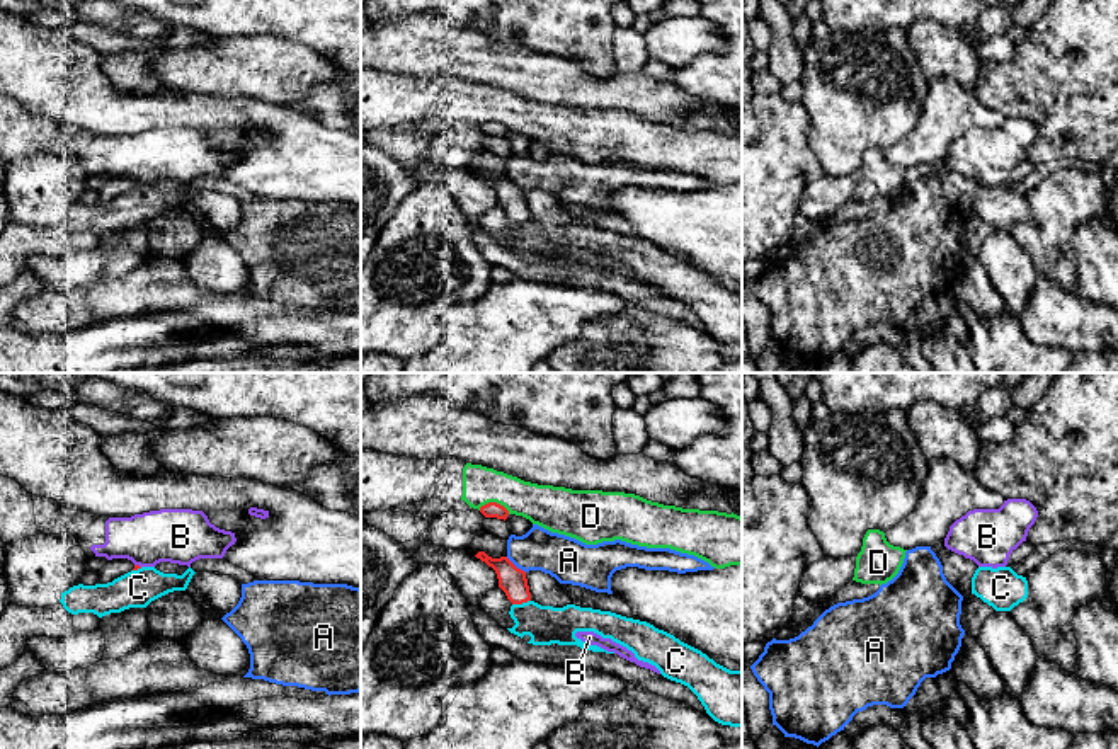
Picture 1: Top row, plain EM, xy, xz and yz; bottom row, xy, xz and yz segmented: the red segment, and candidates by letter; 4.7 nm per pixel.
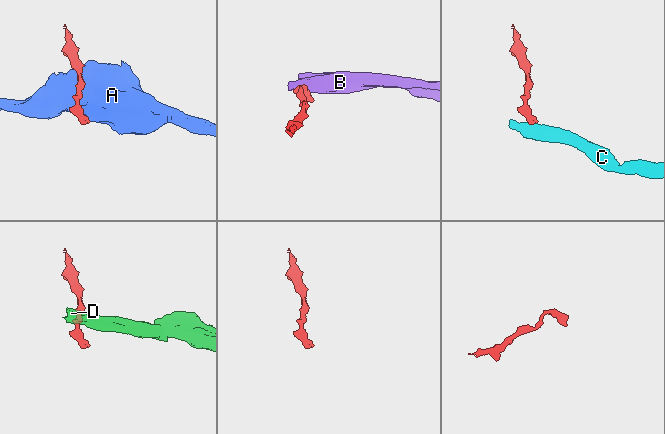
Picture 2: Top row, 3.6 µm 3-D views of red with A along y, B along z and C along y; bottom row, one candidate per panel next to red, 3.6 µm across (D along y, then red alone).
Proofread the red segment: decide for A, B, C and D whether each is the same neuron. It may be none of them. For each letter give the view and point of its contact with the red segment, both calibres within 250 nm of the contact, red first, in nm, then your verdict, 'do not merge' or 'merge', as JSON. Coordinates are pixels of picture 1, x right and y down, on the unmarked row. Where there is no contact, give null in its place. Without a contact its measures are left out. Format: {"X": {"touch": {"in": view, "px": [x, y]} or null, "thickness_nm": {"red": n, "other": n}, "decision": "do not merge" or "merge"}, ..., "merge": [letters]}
{"A": {"touch": {"in": "xz", "px": [514, 184]}, "thickness_nm": {"red": 130, "other": 200}, "decision": "do not merge"}, "B": {"touch": {"in": "xy", "px": [138, 184]}, "thickness_nm": {"red": 20, "other": 260}, "decision": "do not merge"}, "C": {"touch": {"in": "xz", "px": [521, 222]}, "thickness_nm": {"red": 130, "other": 180}, "decision": "do not merge"}, "D": {"touch": {"in": "xz", "px": [494, 121]}, "thickness_nm": {"red": 80, "other": 200}, "decision": "do not merge"}, "merge": []}

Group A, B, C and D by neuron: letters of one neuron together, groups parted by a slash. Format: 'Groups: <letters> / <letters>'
Groups: A / B / C / D

